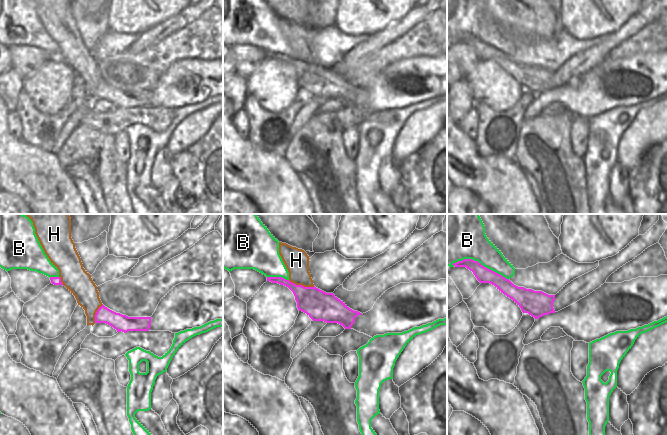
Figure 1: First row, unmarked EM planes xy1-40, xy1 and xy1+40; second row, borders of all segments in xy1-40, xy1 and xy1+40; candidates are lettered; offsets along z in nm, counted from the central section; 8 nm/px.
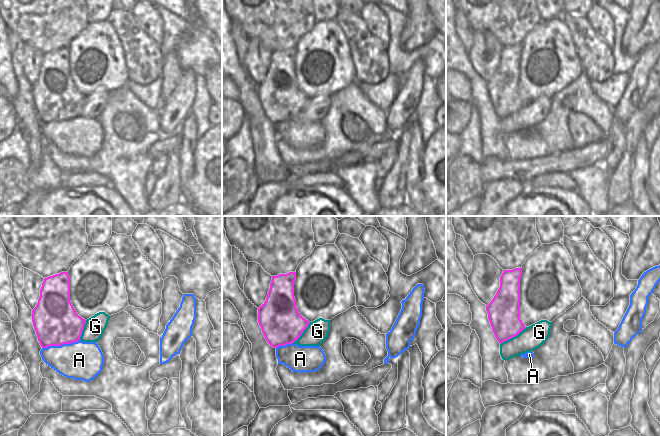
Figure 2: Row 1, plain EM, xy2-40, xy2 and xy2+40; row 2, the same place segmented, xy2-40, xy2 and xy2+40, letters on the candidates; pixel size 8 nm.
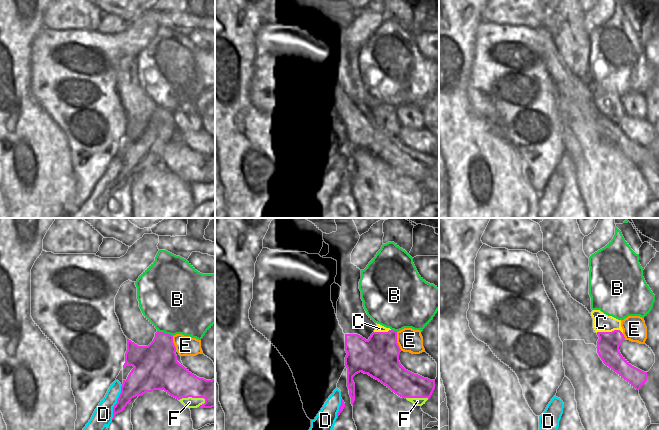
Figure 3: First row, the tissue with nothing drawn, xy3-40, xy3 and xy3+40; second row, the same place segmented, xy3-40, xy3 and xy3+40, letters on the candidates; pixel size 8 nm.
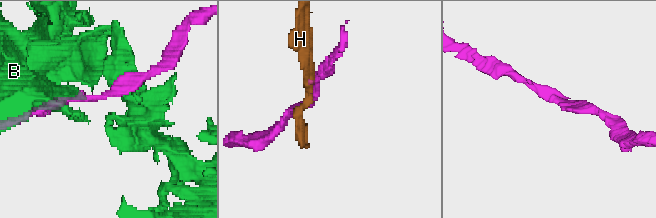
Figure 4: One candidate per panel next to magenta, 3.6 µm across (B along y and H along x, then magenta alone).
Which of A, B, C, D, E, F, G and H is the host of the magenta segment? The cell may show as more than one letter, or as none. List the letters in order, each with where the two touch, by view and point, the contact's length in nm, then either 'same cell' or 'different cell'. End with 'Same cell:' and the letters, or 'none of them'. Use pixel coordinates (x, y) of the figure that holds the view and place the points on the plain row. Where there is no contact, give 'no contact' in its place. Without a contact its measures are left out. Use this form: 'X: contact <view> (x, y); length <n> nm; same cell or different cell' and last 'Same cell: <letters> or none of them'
A: contact xy2-40 (60, 121); length 320 nm; different cell
B: contact xy1+40 (480, 39); length 480 nm; different cell
C: contact xy3+40 (609, 108); length 220 nm; different cell
D: contact xy3-40 (117, 178); length 300 nm; different cell
E: contact xy3 (396, 117); length 150 nm; different cell
F: contact xy3-40 (193, 173); length 220 nm; different cell
G: contact xy2+40 (513, 112); length 260 nm; different cell
H: contact xy1 (301, 61); length 220 nm; different cell
Same cell: none of them

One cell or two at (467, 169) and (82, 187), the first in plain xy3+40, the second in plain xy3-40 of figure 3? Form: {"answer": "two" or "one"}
{"answer": "two"}

